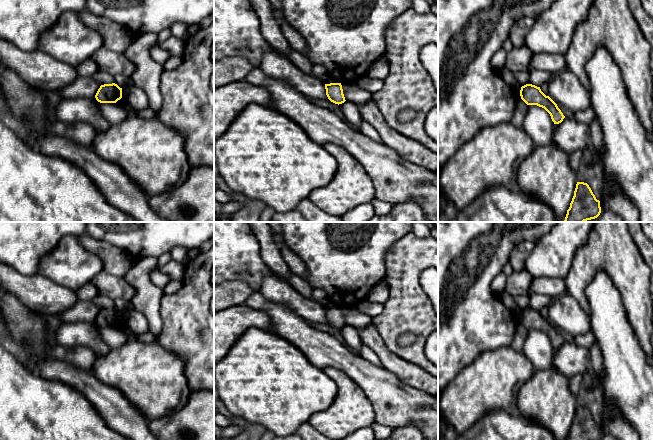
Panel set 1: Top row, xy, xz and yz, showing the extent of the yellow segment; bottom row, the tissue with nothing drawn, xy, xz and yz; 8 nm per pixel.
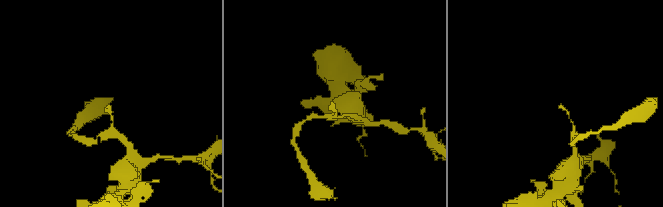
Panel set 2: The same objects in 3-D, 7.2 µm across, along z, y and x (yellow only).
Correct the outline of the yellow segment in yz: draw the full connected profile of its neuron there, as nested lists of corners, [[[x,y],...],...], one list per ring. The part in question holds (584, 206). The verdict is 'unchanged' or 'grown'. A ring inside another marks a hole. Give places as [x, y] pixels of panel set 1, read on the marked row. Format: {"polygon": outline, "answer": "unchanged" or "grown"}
{"polygon": [[[577,182],[564,222],[585,222],[597,218],[600,213],[600,201],[596,199],[589,185]]], "answer": "unchanged"}

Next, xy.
{"polygon": [[[115,83],[101,85],[95,98],[100,103],[116,103],[122,98],[122,88]]], "answer": "unchanged"}

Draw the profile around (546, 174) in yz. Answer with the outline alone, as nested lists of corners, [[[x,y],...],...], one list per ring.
[[[534,147],[517,171],[519,190],[548,205],[559,222],[564,222],[577,184],[576,172],[569,163],[569,153],[556,147]]]

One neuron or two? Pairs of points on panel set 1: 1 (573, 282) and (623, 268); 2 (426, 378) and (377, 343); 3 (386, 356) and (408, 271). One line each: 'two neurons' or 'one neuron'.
1: one neuron
2: one neuron
3: two neurons

